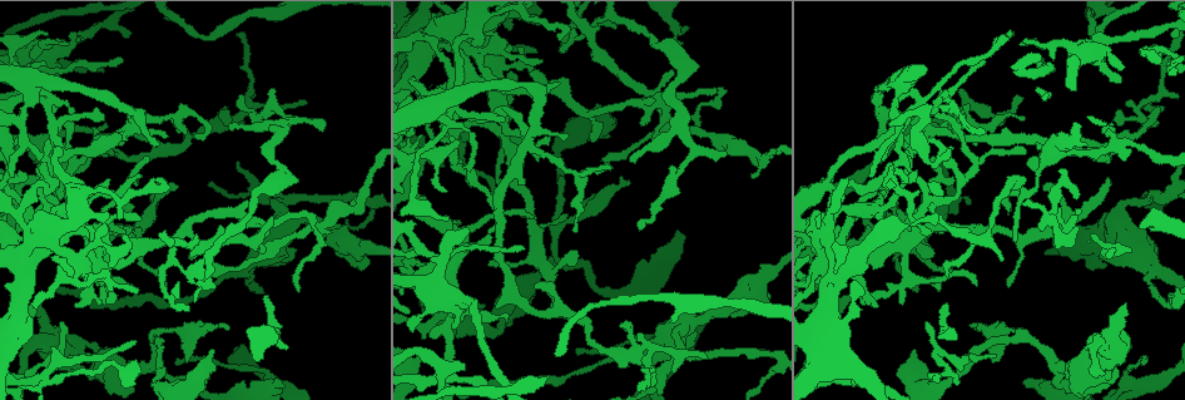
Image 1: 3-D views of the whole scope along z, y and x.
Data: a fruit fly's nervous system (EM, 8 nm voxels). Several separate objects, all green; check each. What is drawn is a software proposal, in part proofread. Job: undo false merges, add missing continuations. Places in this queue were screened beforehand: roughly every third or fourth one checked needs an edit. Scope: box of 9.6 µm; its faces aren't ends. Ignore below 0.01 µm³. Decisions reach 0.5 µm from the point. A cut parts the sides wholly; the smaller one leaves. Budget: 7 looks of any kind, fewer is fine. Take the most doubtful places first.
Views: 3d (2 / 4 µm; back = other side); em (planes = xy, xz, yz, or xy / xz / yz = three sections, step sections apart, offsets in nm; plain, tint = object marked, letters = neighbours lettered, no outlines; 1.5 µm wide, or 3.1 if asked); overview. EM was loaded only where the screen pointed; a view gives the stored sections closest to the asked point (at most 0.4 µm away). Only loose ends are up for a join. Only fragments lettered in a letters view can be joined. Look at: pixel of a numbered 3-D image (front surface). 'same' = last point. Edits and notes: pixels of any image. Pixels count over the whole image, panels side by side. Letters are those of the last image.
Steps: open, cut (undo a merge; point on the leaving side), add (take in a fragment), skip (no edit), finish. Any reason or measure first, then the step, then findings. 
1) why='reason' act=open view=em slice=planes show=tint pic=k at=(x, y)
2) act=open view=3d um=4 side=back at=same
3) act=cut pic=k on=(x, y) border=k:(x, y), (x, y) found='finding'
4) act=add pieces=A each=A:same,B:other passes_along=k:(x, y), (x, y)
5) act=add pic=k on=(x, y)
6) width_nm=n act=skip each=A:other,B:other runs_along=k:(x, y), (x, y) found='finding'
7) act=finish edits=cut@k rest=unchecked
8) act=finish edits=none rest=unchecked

why='branch stops here' act=open view=3d um=2 side=back pic=1 at=(184, 360)

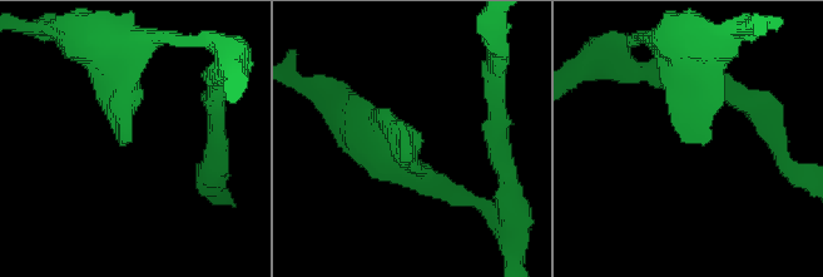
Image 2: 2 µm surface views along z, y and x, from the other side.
why='shape alone is not enough' act=open view=em slice=planes show=letters pic=2 at=(406, 132)

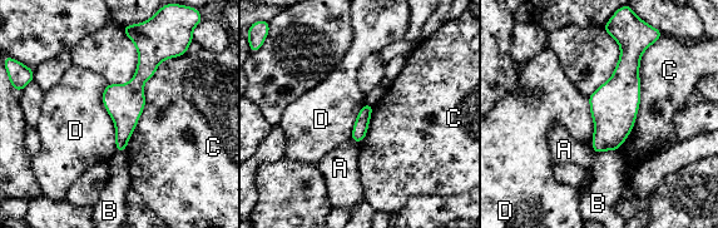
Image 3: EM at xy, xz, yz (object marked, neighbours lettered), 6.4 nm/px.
longest_contact=C:700nm act=skip each=A:other,B:other,C:other,D:other found='none of them fits'

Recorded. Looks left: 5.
why='branch stops here' act=open view=3d um=4 pic=1 at=(265, 298)

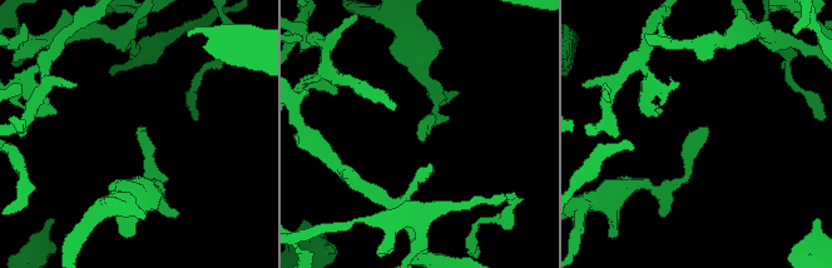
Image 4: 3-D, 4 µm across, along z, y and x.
why='shape alone is not enough' act=open view=em slice=planes show=plain pic=4 at=(422, 142)

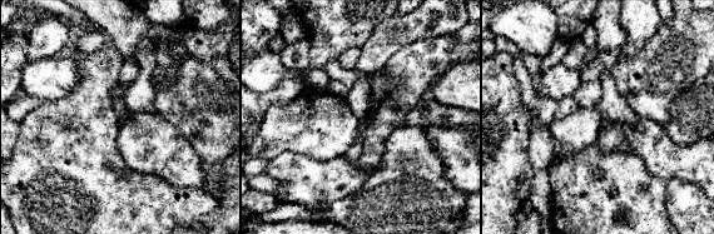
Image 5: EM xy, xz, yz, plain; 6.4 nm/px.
why='see the neighbours' act=open view=em slice=planes show=letters at=same

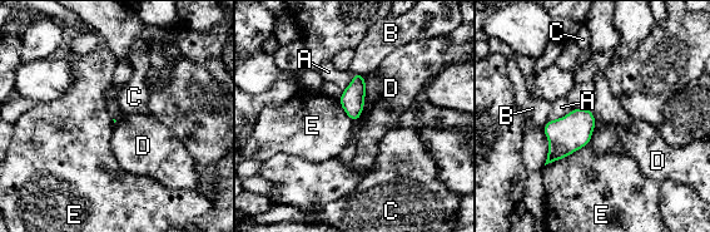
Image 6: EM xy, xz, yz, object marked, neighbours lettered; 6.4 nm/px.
act=skip each=A:other,B:other,C:other,D:other,E:other border=6:(589, 142), (545, 166) found='none of them fits'

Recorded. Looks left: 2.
why='tapers out' act=open view=em slice=planes show=letters pic=1 at=(707, 359)

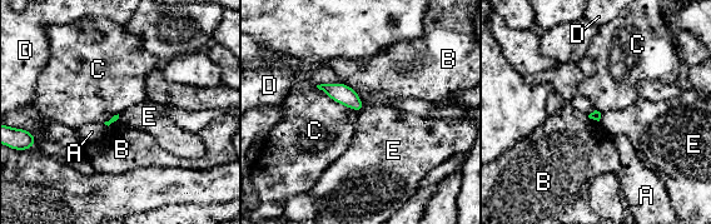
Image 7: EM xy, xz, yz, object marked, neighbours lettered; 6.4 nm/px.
act=skip each=A:other,B:other,C:other,D:other,E:other border=7:(601, 113), (598, 120) found='no lettered fragment goes on from it'

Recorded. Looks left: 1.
act=finish edits=none rest=unchecked

